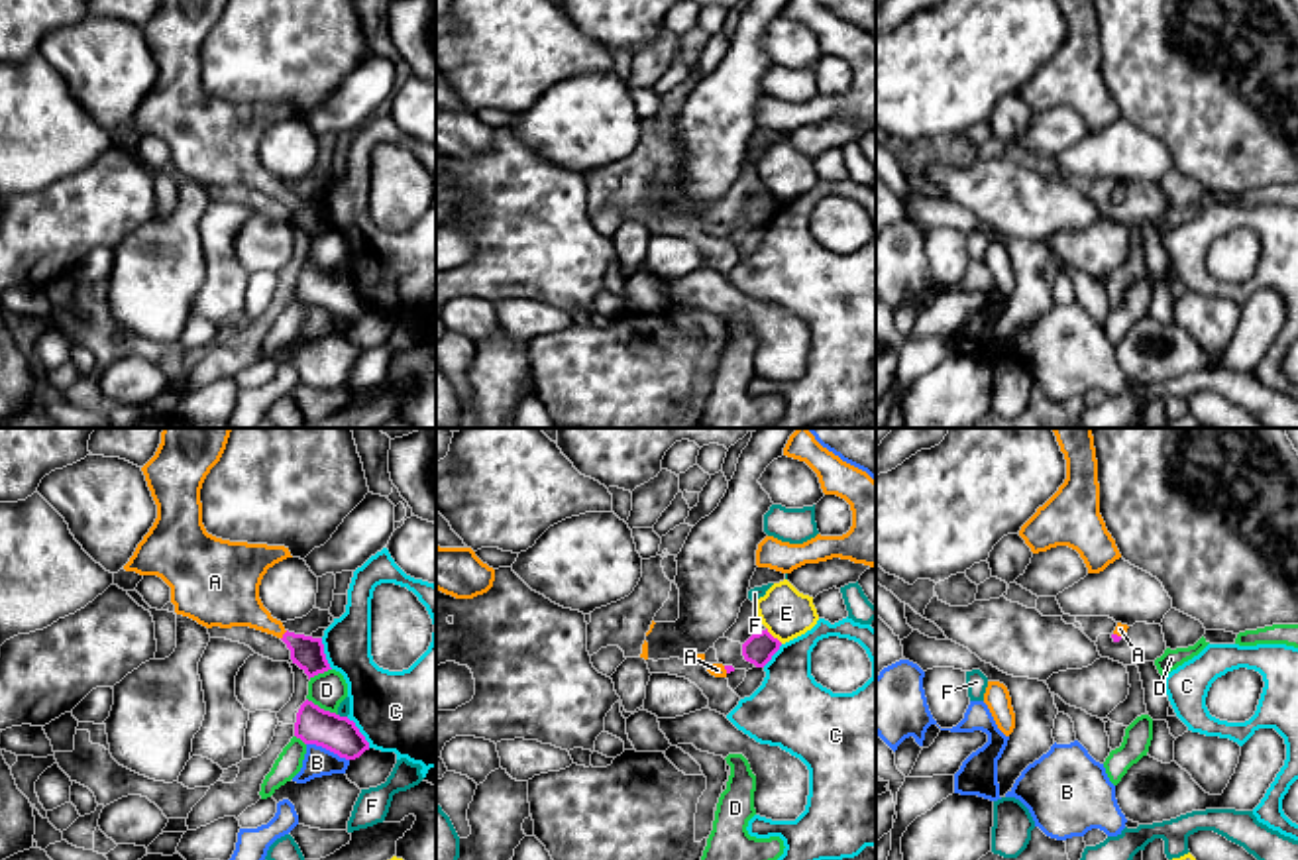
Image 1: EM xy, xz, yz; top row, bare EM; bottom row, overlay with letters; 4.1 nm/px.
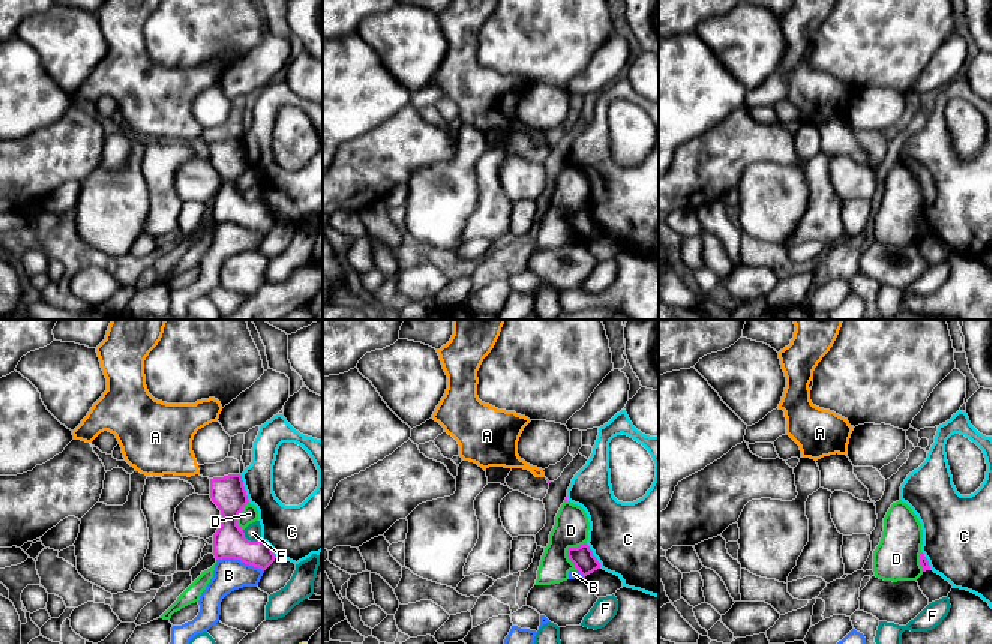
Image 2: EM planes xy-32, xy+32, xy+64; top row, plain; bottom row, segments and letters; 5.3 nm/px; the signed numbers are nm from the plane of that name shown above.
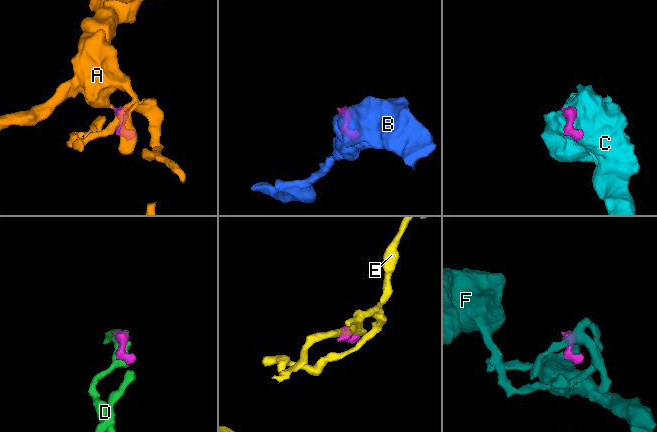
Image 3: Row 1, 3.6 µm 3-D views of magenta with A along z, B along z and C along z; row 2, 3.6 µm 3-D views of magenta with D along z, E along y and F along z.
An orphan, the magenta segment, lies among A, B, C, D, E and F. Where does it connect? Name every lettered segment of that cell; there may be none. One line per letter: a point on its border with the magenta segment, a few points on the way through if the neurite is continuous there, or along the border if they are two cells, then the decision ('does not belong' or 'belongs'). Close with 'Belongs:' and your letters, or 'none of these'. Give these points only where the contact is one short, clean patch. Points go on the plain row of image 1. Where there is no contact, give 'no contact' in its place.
A: contact xy (283, 195); way xy (307, 213), (283, 195), (234, 160); belongs
B: contact xy (328, 309); border xy (307, 303), (321, 305), (348, 321); does not belong
C: contact xy (358, 291); does not belong
D: contact xy (323, 269); border xy (307, 258), (336, 275); does not belong
E: contact xz (772, 197); does not belong
F: contact xy (342, 277); border xy (338, 273), (346, 277); does not belong
Belongs: A

